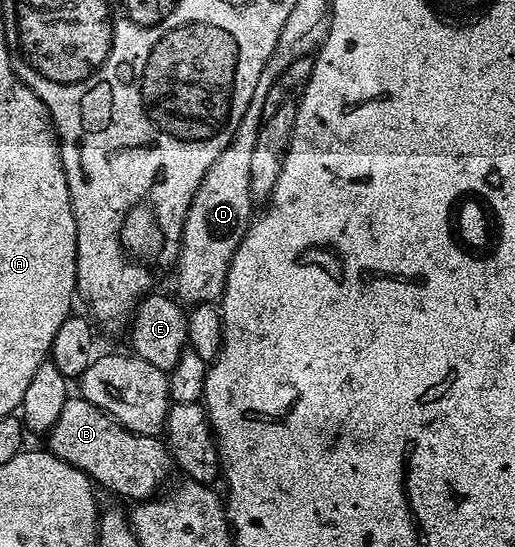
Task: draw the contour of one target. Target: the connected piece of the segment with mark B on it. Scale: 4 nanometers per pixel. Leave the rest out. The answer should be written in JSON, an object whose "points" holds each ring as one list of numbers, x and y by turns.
{"points":[[81,395,67,396,64,411,60,411,60,419,50,428,48,440,49,452,87,473,95,486,103,485,108,492,127,497,130,503,151,500,167,484,166,476,172,470,165,440,133,433]]}

